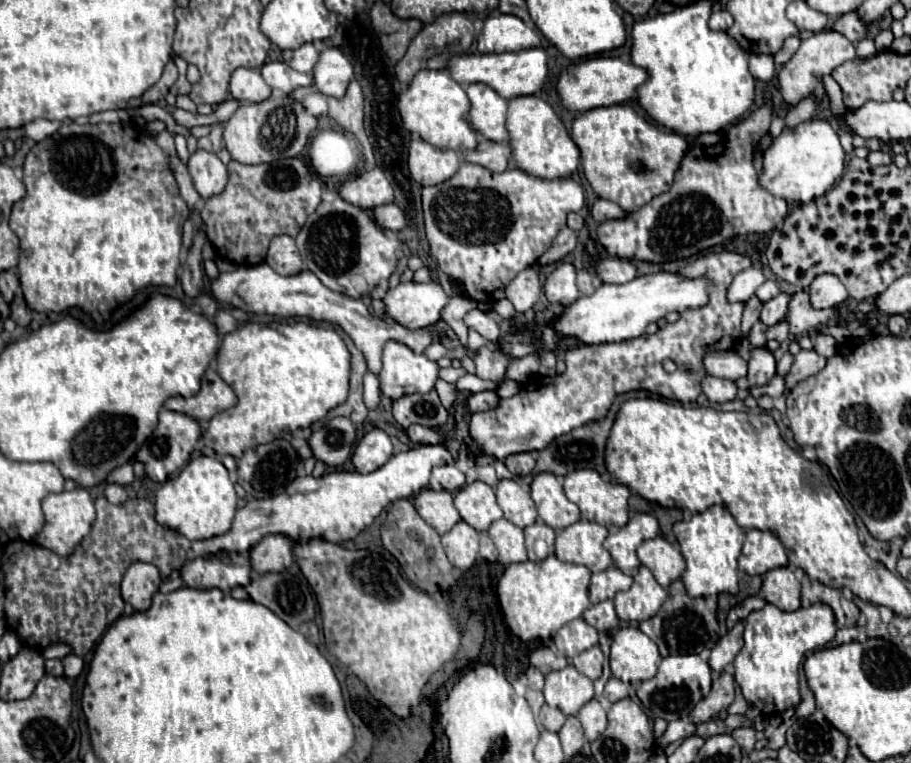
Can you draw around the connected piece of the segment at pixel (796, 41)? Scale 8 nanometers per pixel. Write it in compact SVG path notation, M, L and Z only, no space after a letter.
M797 36L785 40L782 48L773 56L776 66L785 64L796 53L800 47L801 39Z

